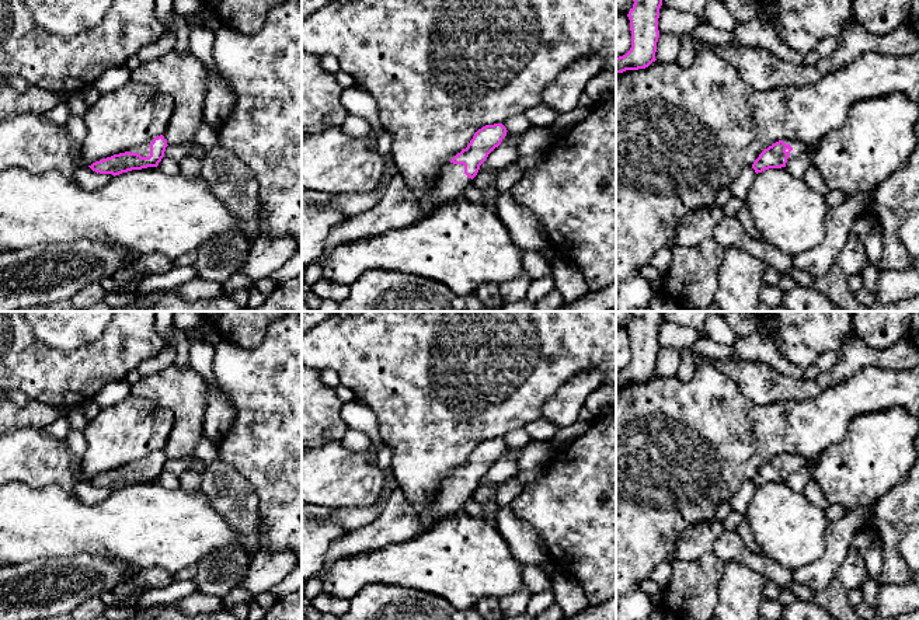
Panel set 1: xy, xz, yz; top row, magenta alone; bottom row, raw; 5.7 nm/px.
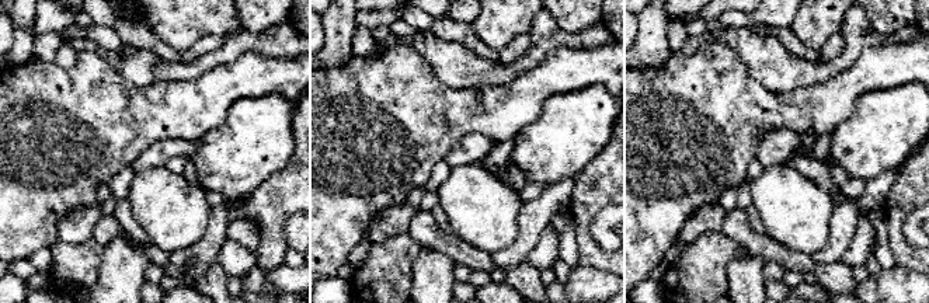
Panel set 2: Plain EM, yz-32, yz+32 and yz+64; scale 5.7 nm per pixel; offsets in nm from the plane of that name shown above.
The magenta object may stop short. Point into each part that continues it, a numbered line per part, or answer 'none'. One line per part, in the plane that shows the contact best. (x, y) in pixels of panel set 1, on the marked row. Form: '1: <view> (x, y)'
1: xy (143, 149)

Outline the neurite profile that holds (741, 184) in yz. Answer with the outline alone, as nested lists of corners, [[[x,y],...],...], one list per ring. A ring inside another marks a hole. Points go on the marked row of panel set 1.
[[[752,166],[745,167],[739,175],[732,181],[730,191],[734,196],[745,201],[746,192],[752,182],[755,181],[756,173]]]

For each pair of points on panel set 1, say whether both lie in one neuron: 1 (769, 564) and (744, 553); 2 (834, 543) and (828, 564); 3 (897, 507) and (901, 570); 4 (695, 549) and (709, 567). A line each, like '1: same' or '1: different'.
1: same
2: same
3: same
4: different

